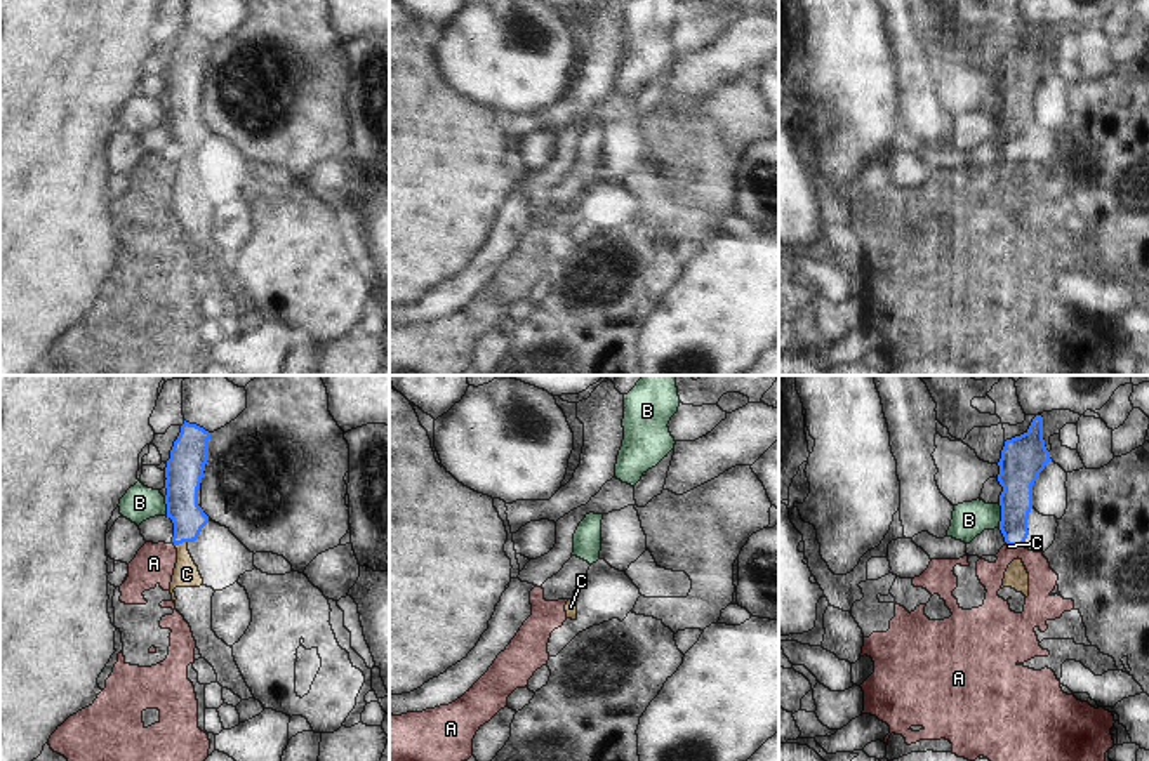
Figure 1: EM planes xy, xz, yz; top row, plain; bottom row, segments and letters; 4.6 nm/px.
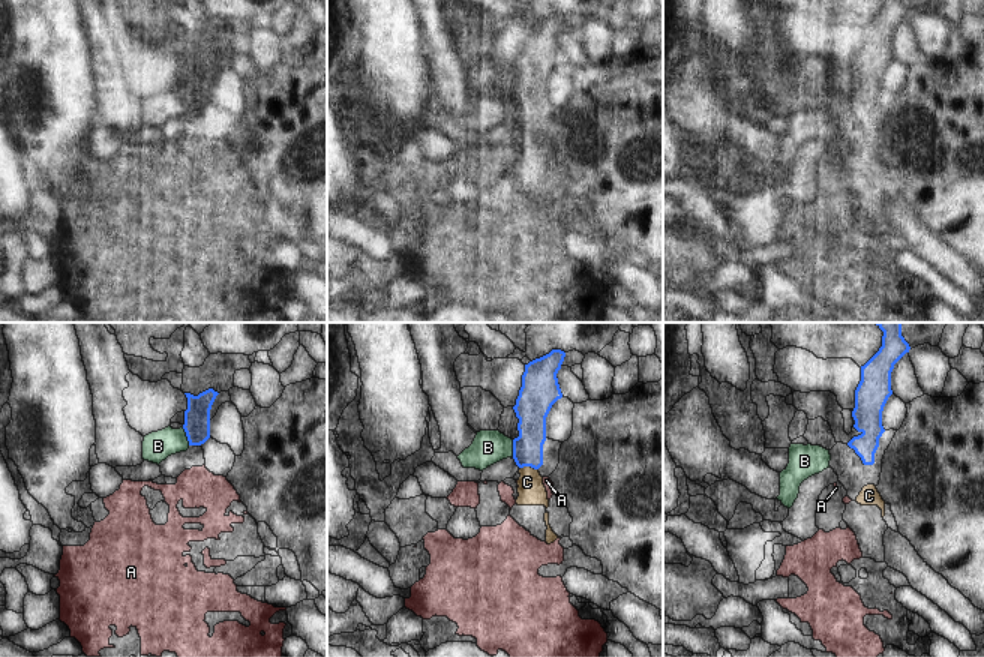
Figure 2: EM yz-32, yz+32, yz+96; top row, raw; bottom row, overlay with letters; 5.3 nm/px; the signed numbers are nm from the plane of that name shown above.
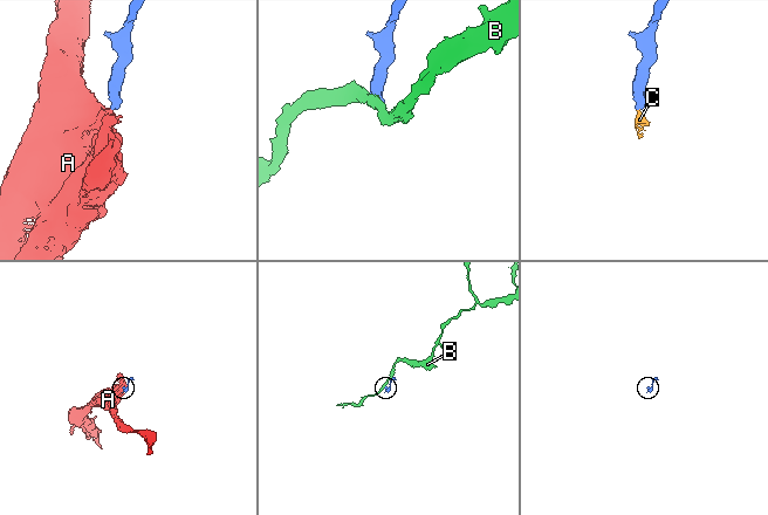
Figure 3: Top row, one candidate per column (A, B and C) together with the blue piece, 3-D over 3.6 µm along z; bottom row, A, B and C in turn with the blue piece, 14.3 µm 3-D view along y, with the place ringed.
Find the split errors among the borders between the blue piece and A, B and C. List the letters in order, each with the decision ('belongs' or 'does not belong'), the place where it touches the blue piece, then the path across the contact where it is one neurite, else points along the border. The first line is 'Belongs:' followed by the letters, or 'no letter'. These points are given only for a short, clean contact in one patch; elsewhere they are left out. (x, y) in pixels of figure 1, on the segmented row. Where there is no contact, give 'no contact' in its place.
Belongs: C
A: does not belong | yz (1019, 544) | along yz (1016, 544), (1021, 546)
B: does not belong | yz (1002, 516) | along yz (998, 504), (1000, 527)
C: belongs | xy (181, 542) | across xy (181, 499), (181, 542), (186, 574)

